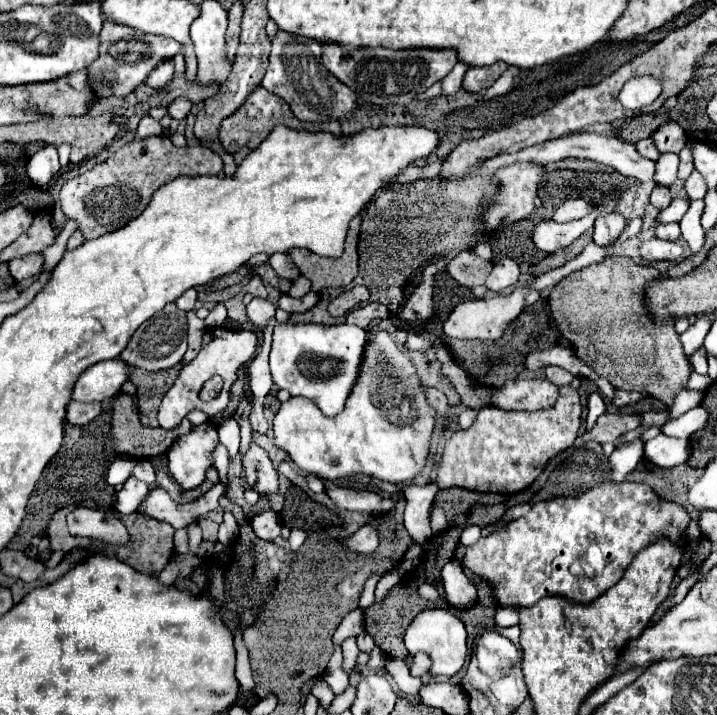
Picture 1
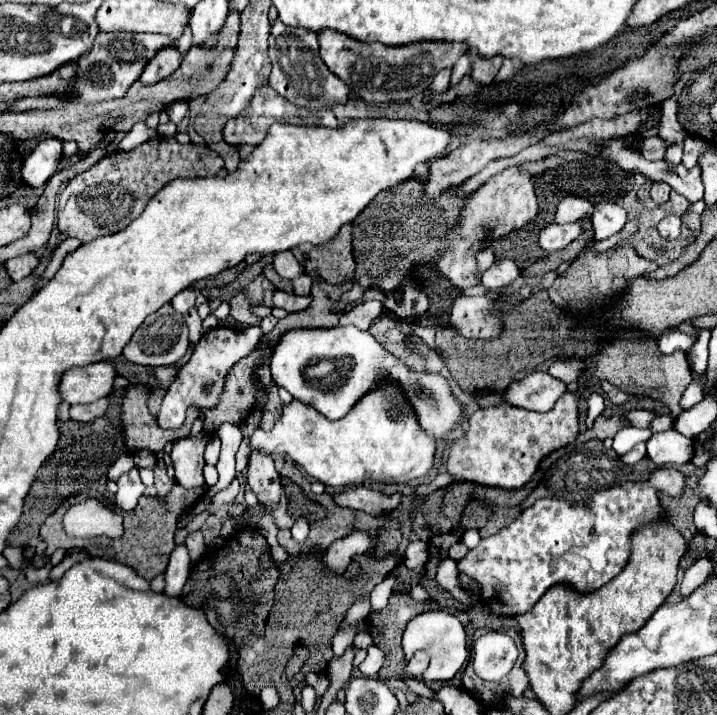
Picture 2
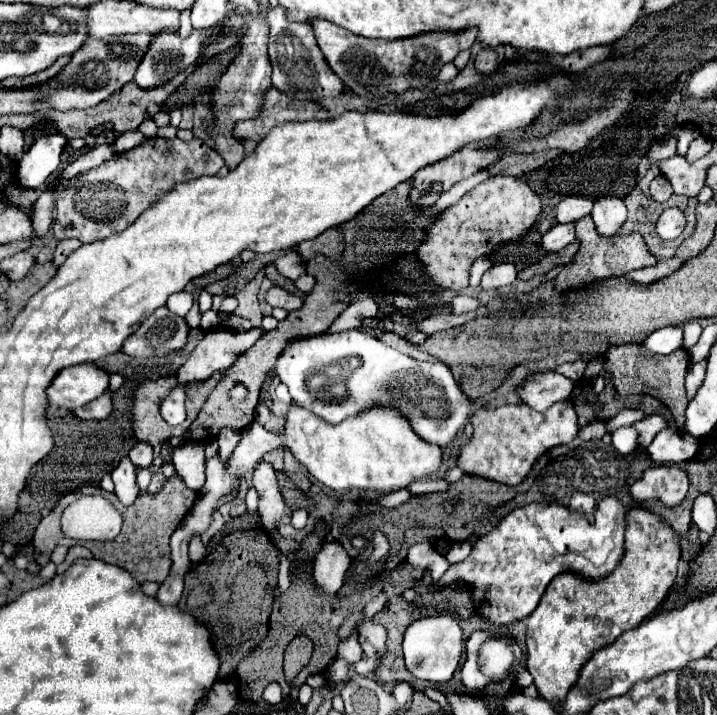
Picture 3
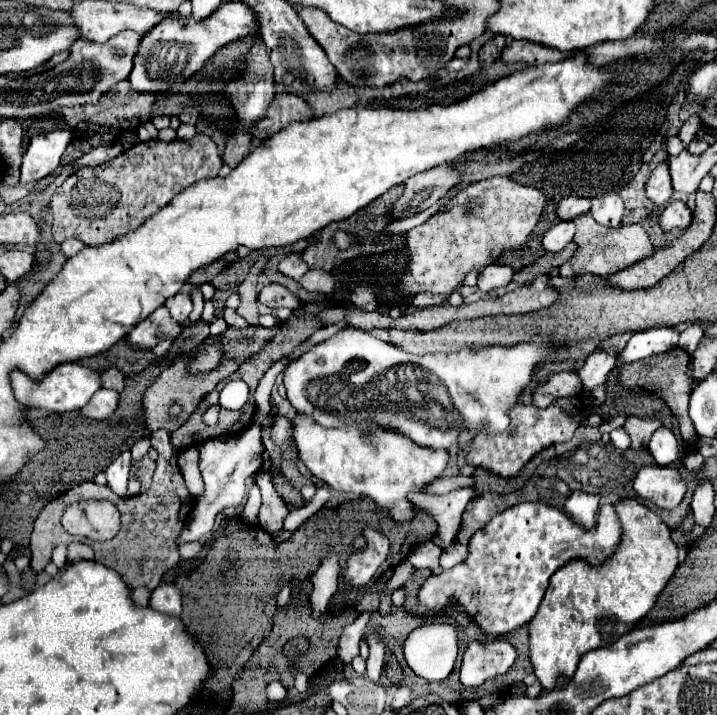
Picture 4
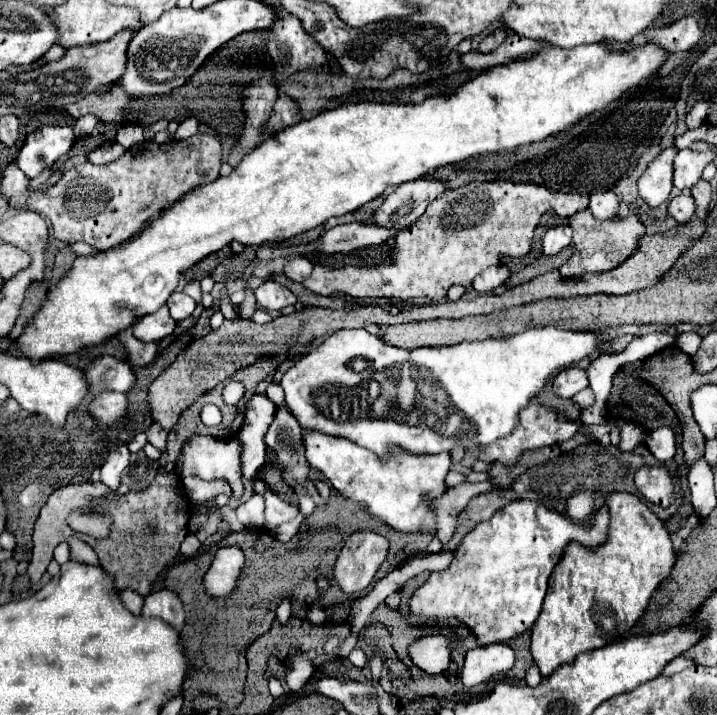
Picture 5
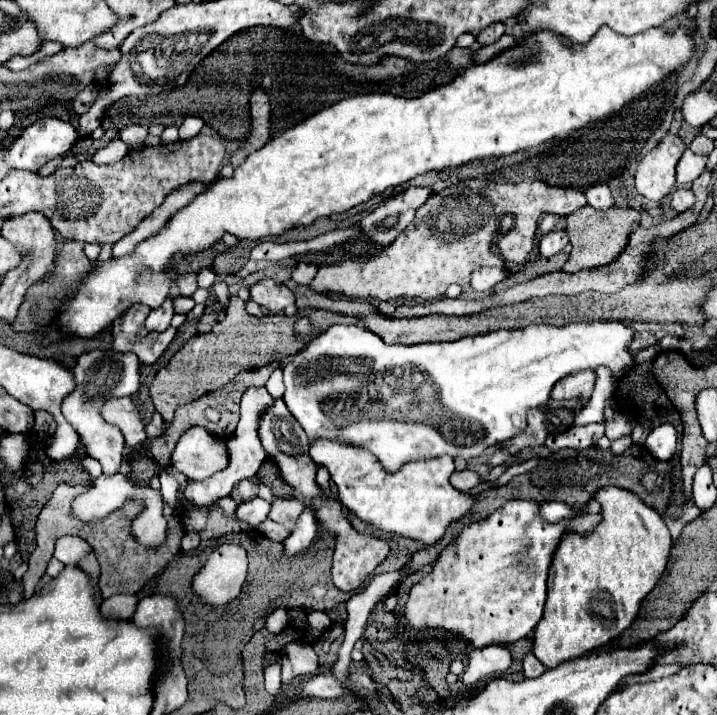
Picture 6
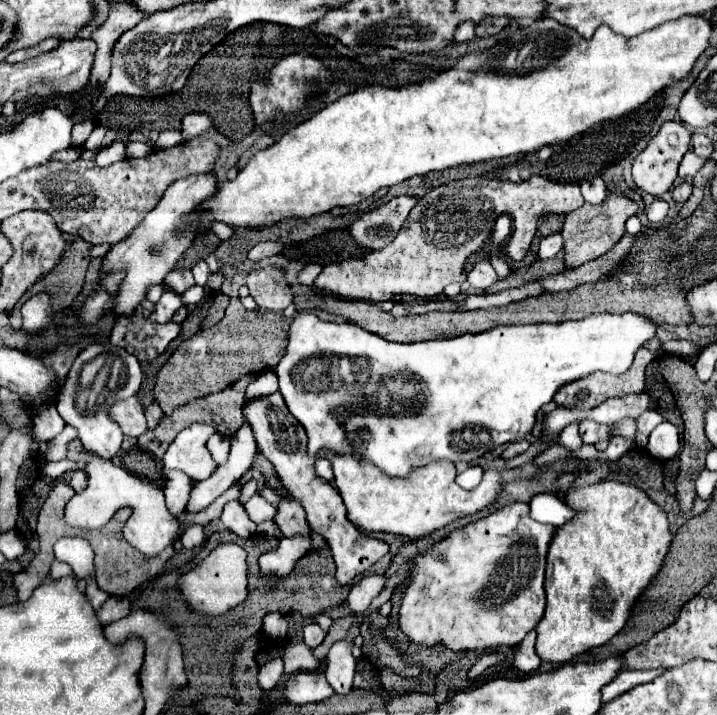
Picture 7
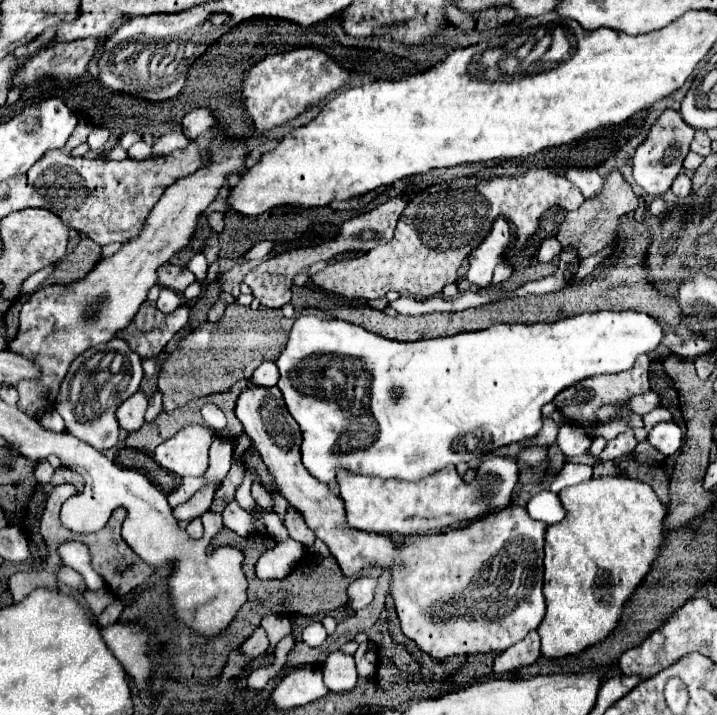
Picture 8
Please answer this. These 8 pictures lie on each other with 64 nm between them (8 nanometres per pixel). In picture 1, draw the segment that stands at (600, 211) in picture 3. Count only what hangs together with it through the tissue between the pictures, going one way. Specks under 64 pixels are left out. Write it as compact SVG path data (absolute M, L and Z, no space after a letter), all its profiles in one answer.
M616 210L610 214L598 216L594 222L594 242L596 244L610 244L614 238L620 236L624 224L626 224L626 218Z

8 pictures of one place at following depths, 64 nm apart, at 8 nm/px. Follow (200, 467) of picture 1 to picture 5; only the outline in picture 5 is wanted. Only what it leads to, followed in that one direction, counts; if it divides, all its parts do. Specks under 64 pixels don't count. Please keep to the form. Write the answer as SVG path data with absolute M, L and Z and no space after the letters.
M184 478L182 480L184 490L188 494L188 498L198 504L198 502L208 502L212 498L216 498L218 494L226 494L228 496L228 484L224 484L224 480L200 480L200 478Z

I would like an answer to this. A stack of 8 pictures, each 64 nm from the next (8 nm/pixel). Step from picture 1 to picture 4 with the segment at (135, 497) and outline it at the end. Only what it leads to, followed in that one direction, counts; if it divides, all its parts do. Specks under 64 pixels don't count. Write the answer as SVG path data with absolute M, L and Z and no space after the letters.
M120 452L118 458L104 470L104 476L106 476L106 482L108 486L122 498L128 498L128 492L126 492L126 484L128 484L128 474L130 474L130 452Z

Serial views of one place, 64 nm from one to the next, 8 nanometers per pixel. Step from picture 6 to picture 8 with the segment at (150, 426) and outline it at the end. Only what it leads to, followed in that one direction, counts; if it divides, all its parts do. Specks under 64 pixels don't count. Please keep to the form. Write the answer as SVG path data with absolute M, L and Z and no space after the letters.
M154 392L150 398L150 406L146 410L146 420L154 420L162 412L162 392Z

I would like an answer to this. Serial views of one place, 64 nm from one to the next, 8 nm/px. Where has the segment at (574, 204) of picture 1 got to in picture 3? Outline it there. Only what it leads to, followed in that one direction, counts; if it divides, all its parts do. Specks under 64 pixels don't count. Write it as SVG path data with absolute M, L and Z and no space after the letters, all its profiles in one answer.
M566 196L556 206L556 219L561 224L576 222L592 212L592 200L582 196Z

